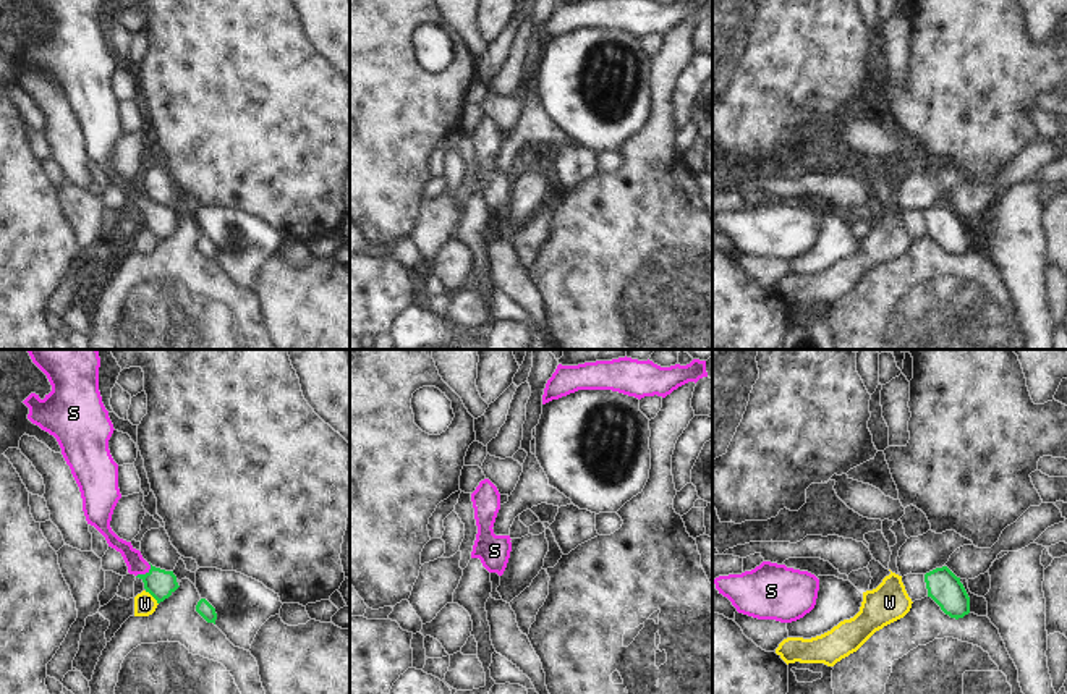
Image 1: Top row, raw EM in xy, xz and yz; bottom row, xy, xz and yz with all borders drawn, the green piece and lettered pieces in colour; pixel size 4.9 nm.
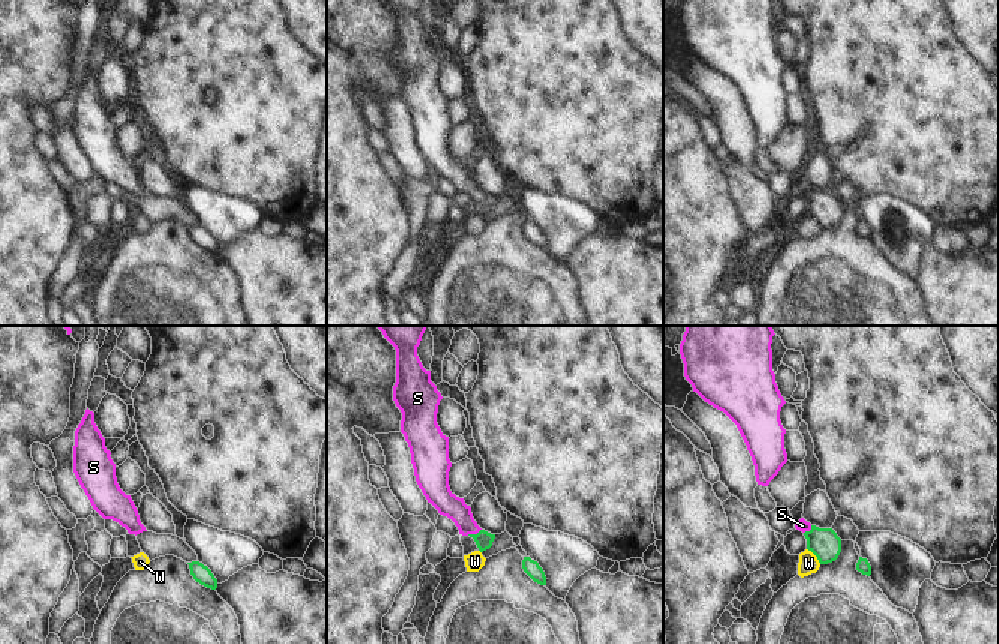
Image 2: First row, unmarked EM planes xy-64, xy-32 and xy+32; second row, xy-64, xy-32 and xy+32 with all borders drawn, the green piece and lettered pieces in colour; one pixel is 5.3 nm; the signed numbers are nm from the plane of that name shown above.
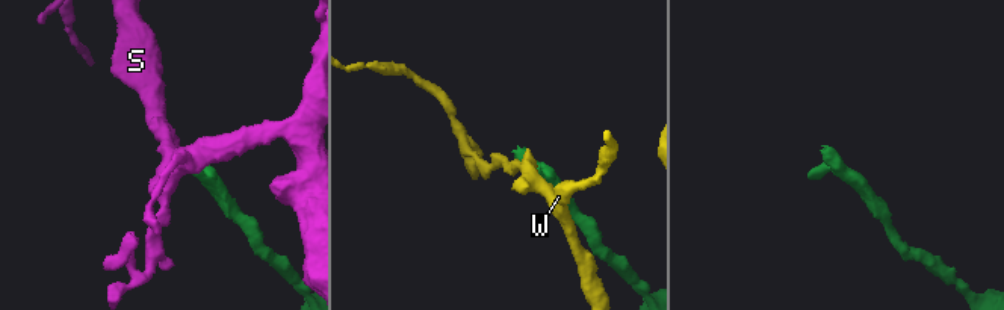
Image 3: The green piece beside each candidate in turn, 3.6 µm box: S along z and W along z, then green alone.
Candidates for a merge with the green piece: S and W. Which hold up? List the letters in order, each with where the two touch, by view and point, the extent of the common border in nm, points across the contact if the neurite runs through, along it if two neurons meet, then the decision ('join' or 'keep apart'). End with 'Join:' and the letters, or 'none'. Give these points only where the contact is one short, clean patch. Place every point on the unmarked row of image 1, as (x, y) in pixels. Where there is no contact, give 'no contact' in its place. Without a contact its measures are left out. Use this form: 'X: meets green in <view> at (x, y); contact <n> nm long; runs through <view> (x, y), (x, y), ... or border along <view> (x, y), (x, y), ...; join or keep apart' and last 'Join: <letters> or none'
S: meets green in xy at (146, 211); contact 100 nm long; runs through xy (159, 220), (146, 211), (136, 203); join
W: meets green in xy at (153, 233); contact 100 nm long; border along xy (144, 228), (157, 241); keep apart
Join: S

